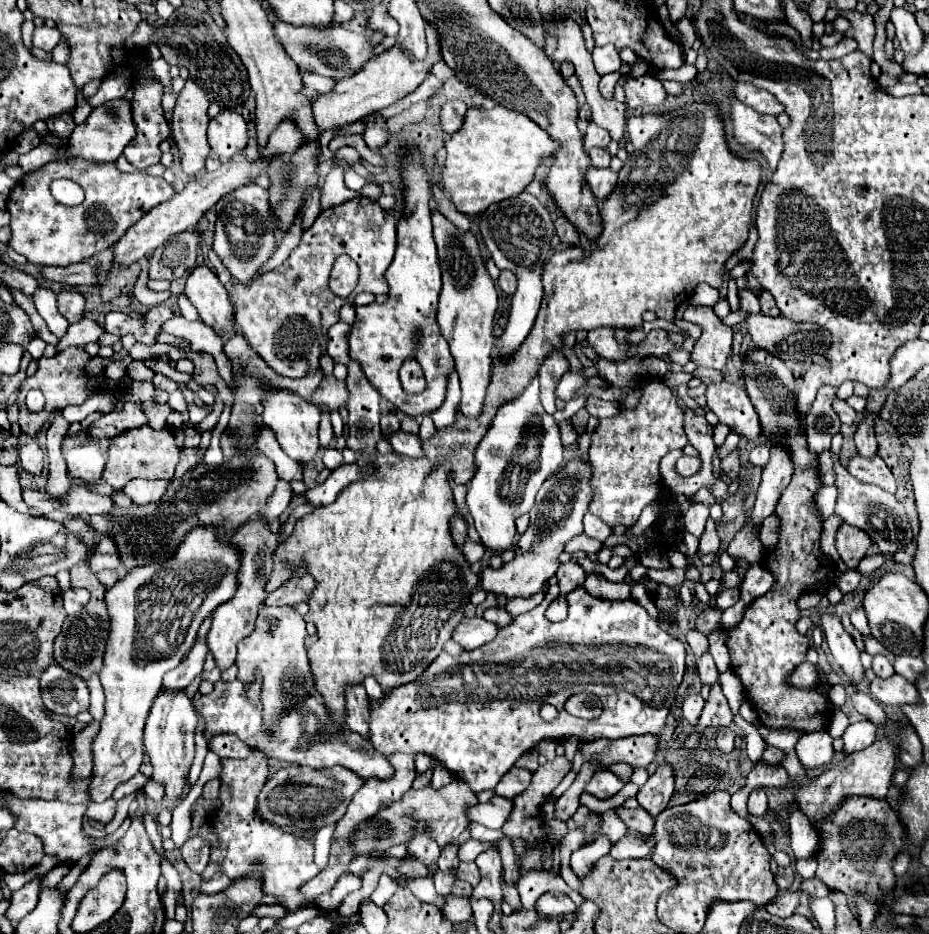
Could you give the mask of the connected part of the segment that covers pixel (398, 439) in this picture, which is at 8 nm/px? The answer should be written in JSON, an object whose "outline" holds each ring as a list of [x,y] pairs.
{"outline":[[[395,432],[391,438],[389,438],[389,444],[395,448],[395,452],[403,454],[403,456],[411,456],[411,458],[417,458],[417,456],[423,456],[423,448],[421,448],[421,440],[419,436],[413,436],[413,434],[407,434],[407,432]]]}

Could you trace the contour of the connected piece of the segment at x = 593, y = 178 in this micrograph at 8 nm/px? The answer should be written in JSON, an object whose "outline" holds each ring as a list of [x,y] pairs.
{"outline":[[[589,168],[587,170],[587,182],[595,194],[597,200],[607,200],[607,196],[611,196],[611,192],[615,190],[617,186],[617,174],[611,172],[609,168]]]}

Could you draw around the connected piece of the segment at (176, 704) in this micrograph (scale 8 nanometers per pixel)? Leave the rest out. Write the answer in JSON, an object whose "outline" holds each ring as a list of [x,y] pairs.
{"outline":[[[185,690],[179,692],[163,692],[155,698],[155,704],[151,706],[151,712],[145,722],[145,752],[151,758],[153,764],[153,780],[161,782],[165,788],[165,796],[161,800],[163,808],[173,810],[179,806],[179,802],[187,794],[187,776],[193,764],[195,756],[195,728],[199,722],[199,714],[193,708],[189,696]]]}

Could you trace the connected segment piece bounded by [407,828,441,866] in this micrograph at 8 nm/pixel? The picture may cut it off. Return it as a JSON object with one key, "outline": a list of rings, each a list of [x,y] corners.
{"outline":[[[419,832],[413,836],[413,840],[409,842],[407,846],[409,854],[413,854],[419,862],[423,862],[425,866],[431,866],[437,862],[439,854],[441,854],[441,848],[435,844],[435,840],[431,840],[431,836],[427,836],[425,832]]]}

